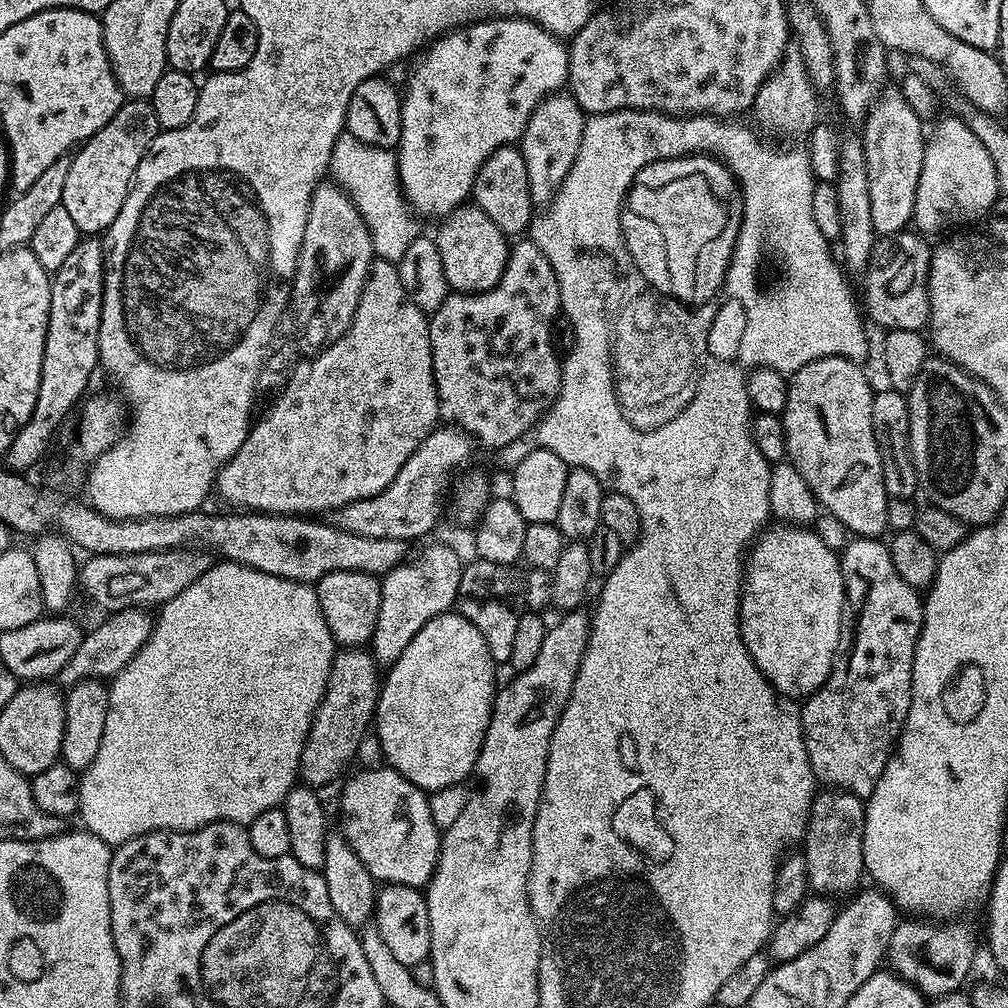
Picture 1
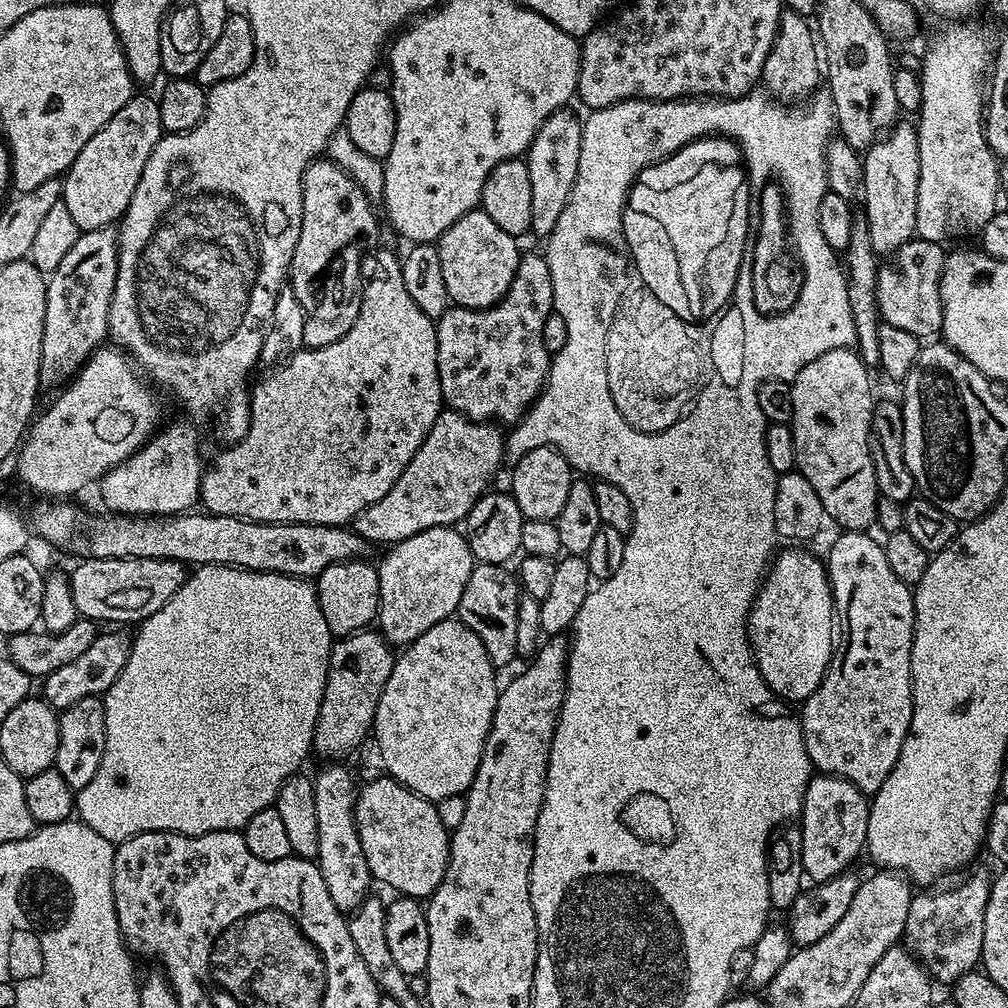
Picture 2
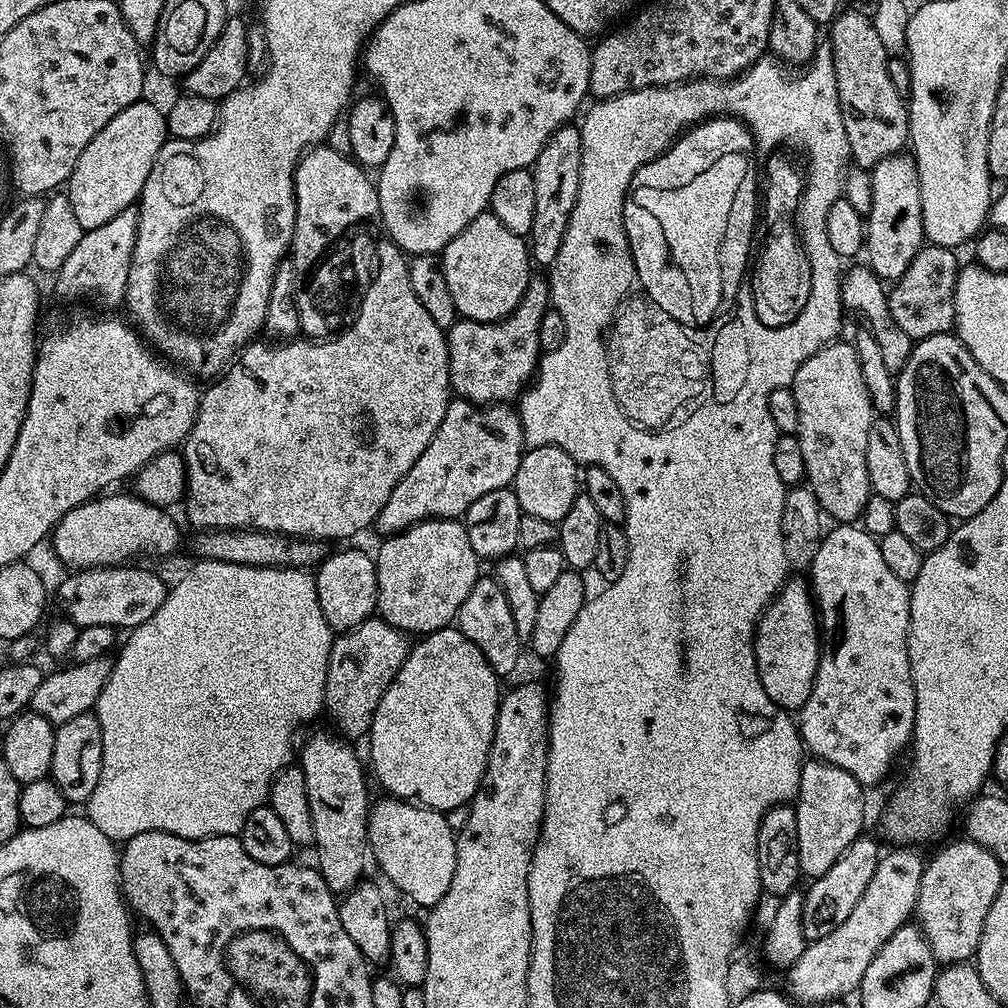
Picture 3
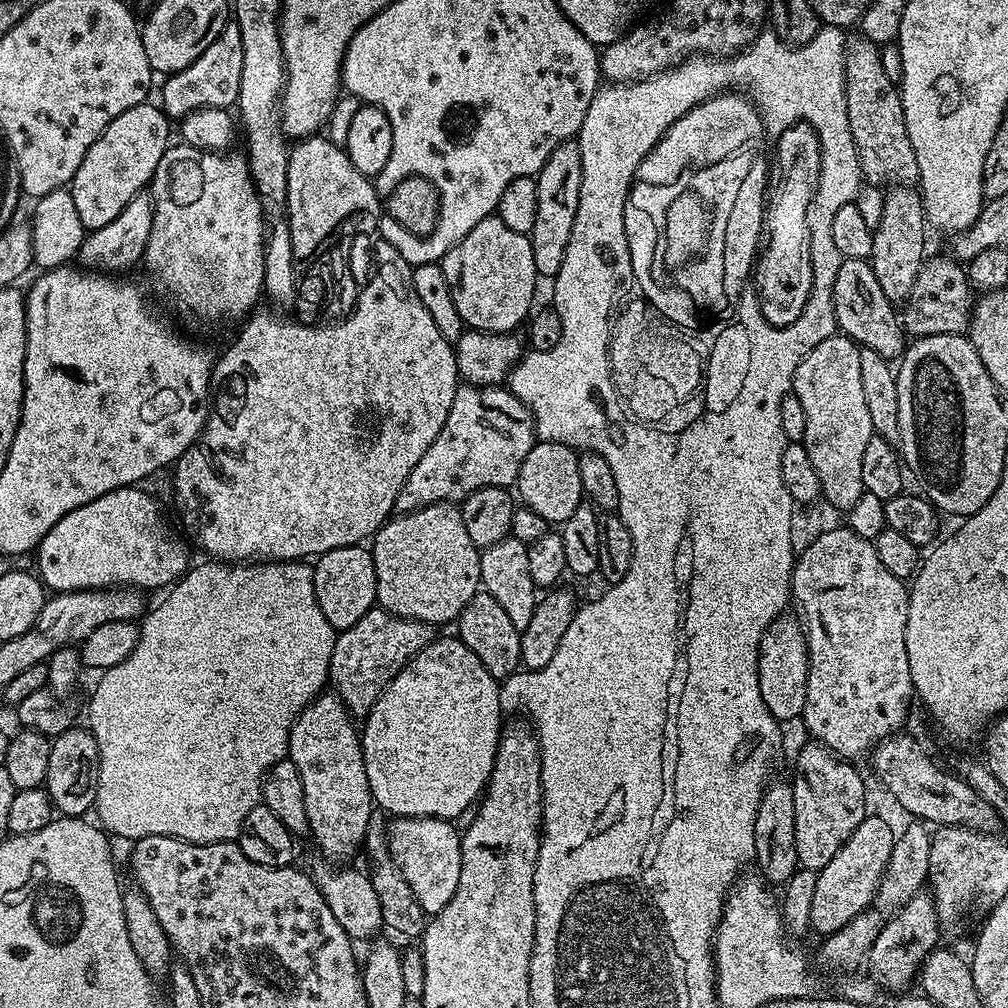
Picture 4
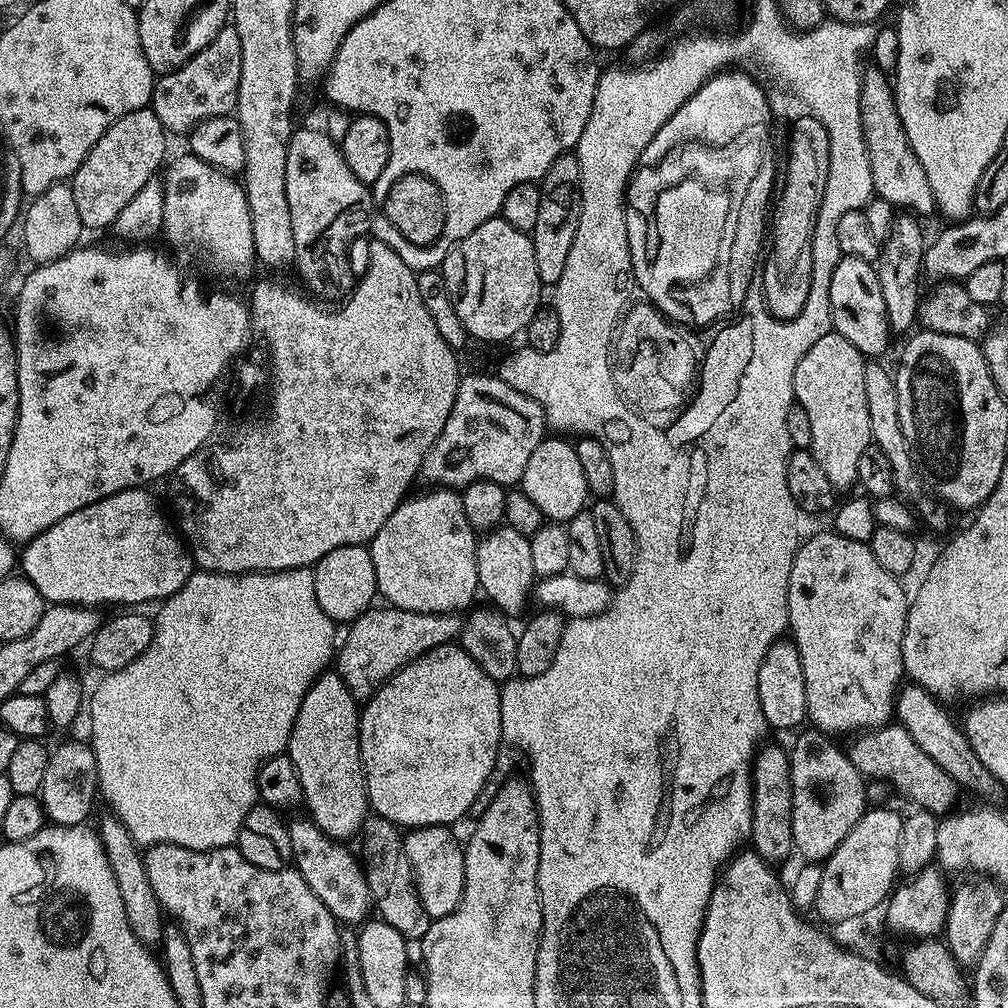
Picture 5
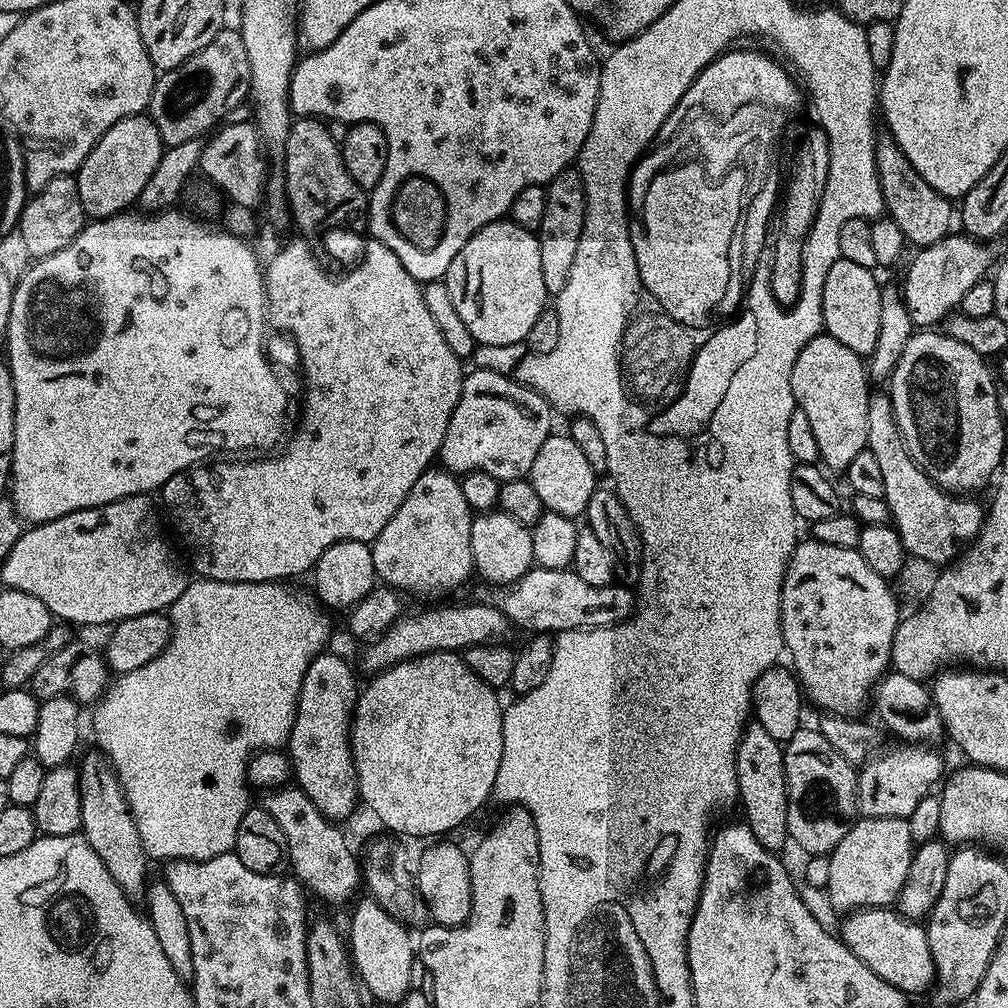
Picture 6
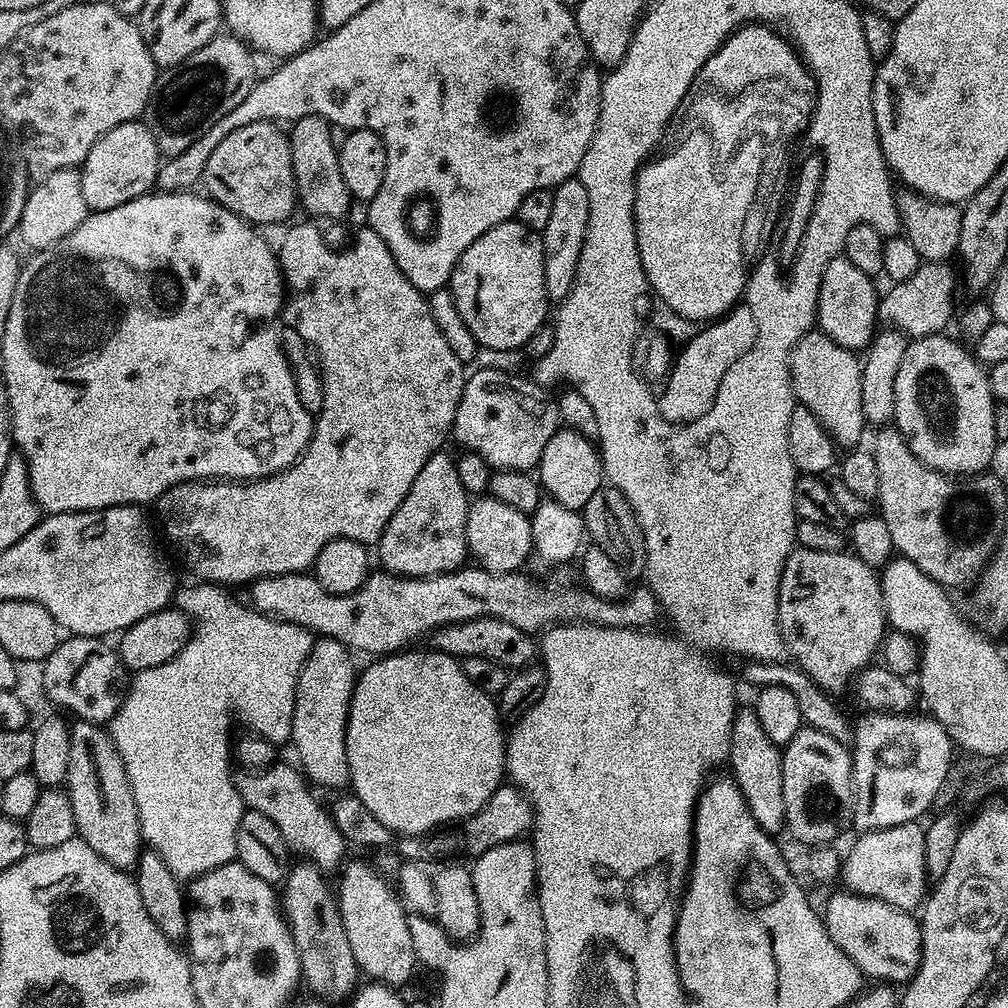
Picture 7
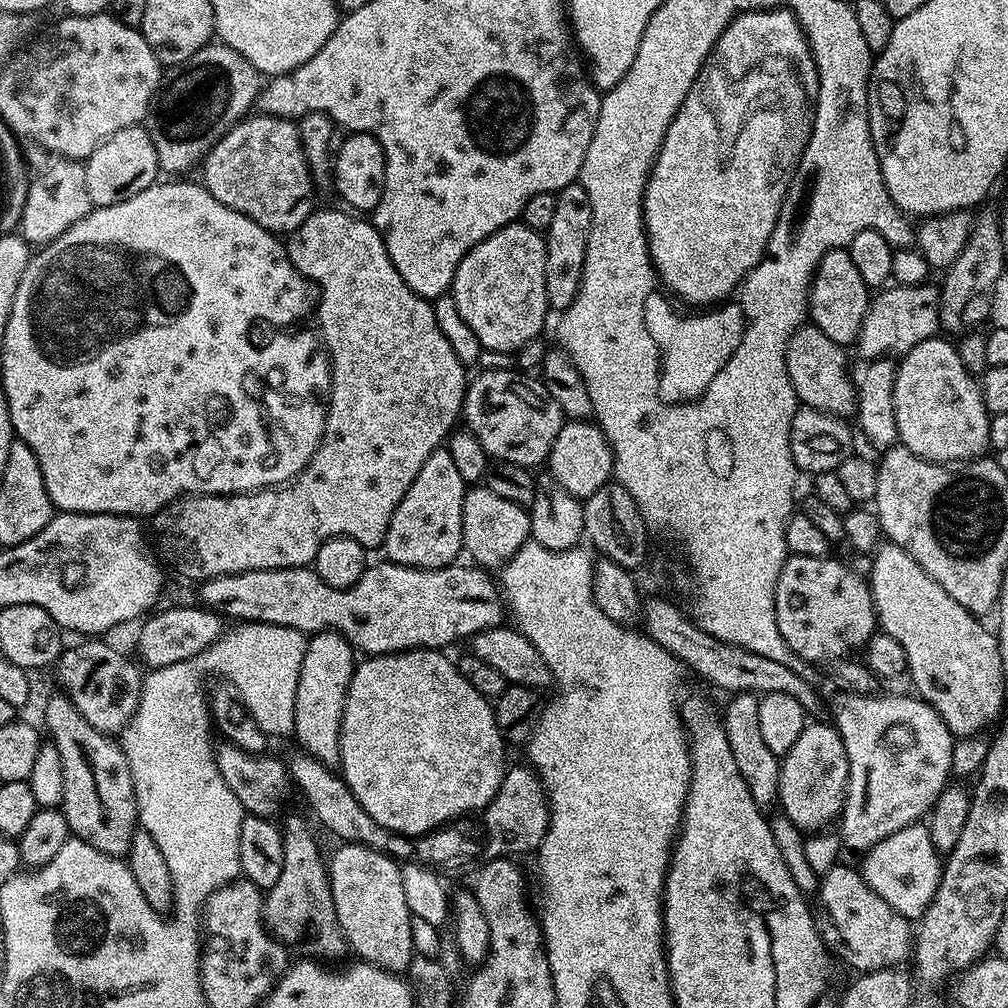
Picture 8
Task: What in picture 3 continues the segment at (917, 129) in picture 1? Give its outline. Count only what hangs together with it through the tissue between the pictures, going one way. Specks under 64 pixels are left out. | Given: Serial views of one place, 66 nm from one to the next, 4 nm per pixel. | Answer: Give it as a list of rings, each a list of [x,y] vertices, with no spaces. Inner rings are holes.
[[[897,154],[882,158],[870,170],[874,199],[866,217],[866,257],[872,273],[882,282],[895,282],[906,274],[921,248],[925,247],[922,226],[922,190],[916,161],[911,155]]]

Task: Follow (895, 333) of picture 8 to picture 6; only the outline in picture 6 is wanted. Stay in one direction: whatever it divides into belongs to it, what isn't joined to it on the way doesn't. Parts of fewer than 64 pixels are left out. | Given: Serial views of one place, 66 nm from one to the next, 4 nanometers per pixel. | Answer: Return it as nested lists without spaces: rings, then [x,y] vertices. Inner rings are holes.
[[[949,234],[930,246],[919,249],[912,261],[907,261],[902,291],[910,310],[910,318],[916,326],[936,326],[949,314],[955,313],[966,290],[989,275],[988,267],[999,254],[999,243],[973,240],[967,234]]]

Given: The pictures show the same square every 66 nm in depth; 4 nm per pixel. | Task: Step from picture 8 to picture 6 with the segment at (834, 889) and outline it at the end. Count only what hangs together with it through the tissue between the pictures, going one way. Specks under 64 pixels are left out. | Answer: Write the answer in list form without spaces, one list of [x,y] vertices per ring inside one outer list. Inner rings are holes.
[[[891,907],[862,908],[843,917],[842,939],[880,978],[886,978],[903,992],[915,994],[933,987],[936,979],[928,933],[923,923],[909,920]]]

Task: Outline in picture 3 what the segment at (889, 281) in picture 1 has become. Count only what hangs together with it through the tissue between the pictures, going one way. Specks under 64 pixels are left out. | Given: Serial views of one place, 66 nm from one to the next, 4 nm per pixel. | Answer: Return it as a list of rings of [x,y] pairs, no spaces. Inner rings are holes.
[[[928,244],[921,248],[920,253],[910,262],[906,274],[891,285],[888,292],[890,314],[894,314],[894,322],[910,334],[913,341],[925,340],[927,336],[952,332],[956,322],[956,274],[960,271],[961,261],[956,261],[957,253],[950,248],[943,248],[937,244]]]

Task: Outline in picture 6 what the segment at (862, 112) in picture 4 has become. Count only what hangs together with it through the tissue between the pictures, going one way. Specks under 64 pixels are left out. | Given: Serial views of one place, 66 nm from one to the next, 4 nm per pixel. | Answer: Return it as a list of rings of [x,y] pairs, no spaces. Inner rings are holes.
[[[887,134],[881,135],[876,141],[876,165],[887,215],[898,222],[898,230],[902,230],[909,245],[916,244],[917,249],[925,248],[953,231],[953,201],[934,190],[934,186],[930,186],[930,182],[926,182],[926,178],[914,170],[910,158],[902,154],[895,140]]]

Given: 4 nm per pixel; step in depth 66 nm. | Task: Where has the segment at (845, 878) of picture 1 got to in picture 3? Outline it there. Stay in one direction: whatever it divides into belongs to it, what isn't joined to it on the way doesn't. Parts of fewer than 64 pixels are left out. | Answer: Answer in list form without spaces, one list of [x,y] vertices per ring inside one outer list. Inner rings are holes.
[[[805,759],[800,767],[800,785],[794,801],[798,822],[798,862],[805,877],[826,874],[844,851],[865,831],[865,789],[846,770],[824,760]]]

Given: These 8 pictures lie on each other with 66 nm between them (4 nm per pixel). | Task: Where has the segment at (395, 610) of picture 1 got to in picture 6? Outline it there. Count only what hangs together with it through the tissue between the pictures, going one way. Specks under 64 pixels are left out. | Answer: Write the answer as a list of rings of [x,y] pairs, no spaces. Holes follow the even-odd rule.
[[[429,467],[410,486],[410,494],[394,510],[394,518],[382,526],[382,534],[371,541],[377,581],[401,594],[462,587],[474,576],[470,550],[473,519],[472,507],[462,495],[459,479],[443,467]]]

